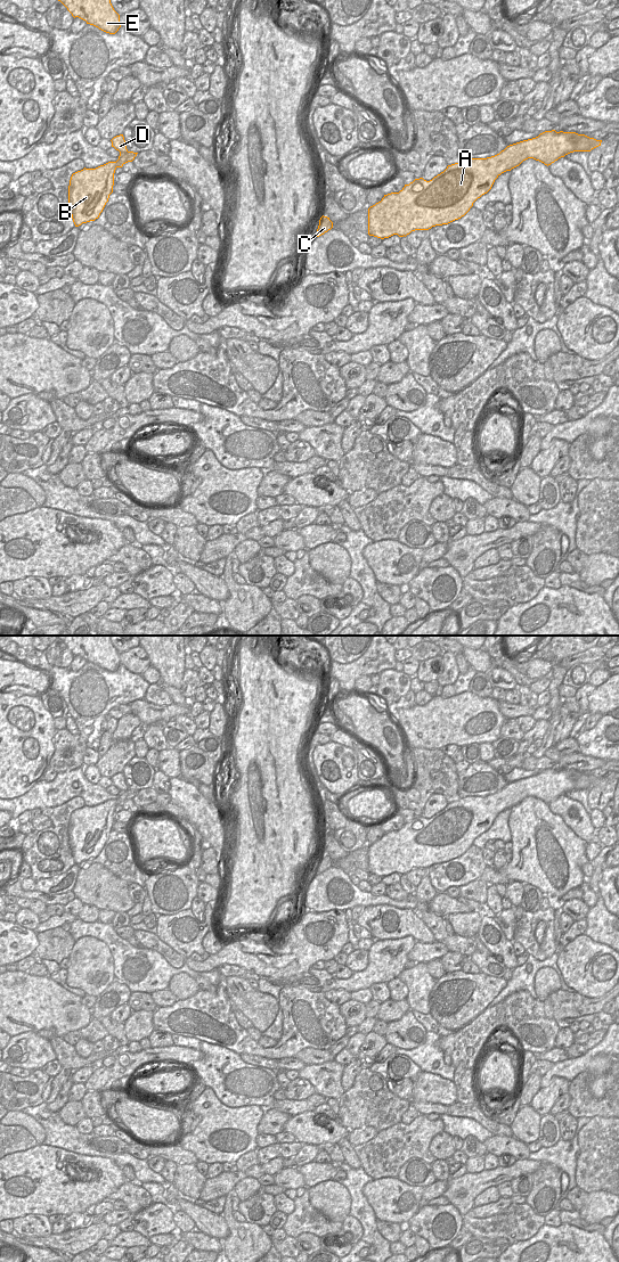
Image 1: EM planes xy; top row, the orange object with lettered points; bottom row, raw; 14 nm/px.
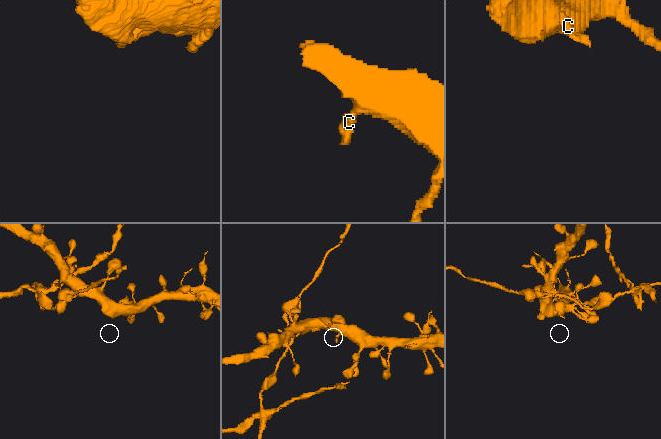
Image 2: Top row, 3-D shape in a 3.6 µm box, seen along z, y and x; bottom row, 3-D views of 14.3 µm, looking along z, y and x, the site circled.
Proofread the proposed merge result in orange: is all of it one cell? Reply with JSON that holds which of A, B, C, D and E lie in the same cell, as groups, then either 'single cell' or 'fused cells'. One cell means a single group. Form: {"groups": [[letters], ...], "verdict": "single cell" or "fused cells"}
{"groups": [["A", "B", "C", "E"], ["D"]], "verdict": "fused cells"}

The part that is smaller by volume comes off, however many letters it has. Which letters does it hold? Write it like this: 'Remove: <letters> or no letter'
Remove: D

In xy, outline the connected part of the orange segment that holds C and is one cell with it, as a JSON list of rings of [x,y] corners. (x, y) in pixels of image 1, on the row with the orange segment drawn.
[[[321,216],[315,237],[319,237],[333,228],[333,222],[327,216]]]

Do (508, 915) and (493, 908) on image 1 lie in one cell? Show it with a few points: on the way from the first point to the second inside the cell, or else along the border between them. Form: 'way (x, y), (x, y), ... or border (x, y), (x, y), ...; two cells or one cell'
border (503, 909), (496, 915); two cells

